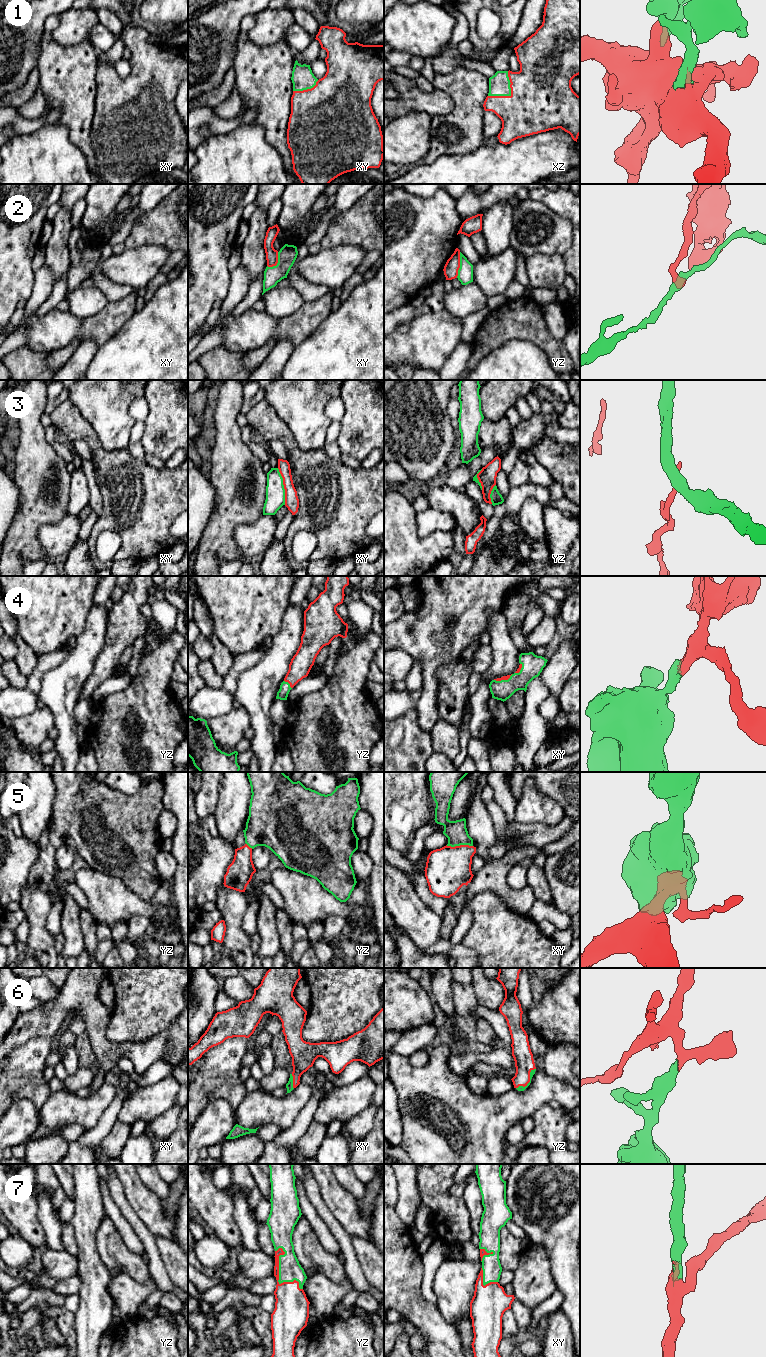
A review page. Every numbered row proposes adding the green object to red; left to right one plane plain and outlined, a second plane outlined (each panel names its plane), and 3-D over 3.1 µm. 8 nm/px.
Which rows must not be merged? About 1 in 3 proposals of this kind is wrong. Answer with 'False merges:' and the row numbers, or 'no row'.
False merges: 2, 3

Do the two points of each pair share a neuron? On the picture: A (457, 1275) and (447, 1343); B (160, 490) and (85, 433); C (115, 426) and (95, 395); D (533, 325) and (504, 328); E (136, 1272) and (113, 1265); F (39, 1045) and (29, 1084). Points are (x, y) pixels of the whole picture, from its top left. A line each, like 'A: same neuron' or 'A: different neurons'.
A: different neurons
B: same neuron
C: same neuron
D: same neuron
E: same neuron
F: same neuron

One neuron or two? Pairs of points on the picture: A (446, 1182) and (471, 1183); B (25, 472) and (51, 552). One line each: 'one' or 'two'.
A: two
B: two

